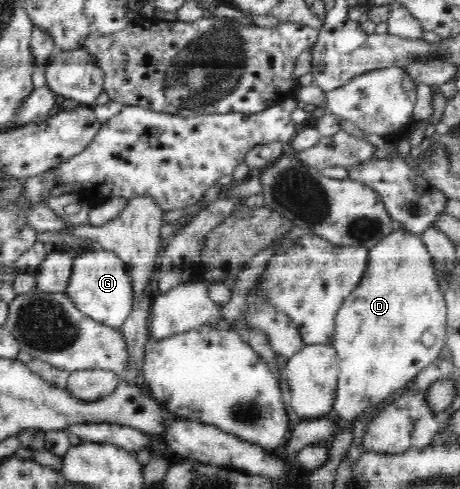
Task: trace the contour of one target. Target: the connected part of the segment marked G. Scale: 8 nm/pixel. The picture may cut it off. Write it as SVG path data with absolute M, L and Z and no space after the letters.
M102 248L77 251L72 264L72 273L65 294L74 305L104 325L120 329L133 310L131 276L125 261L116 253Z

